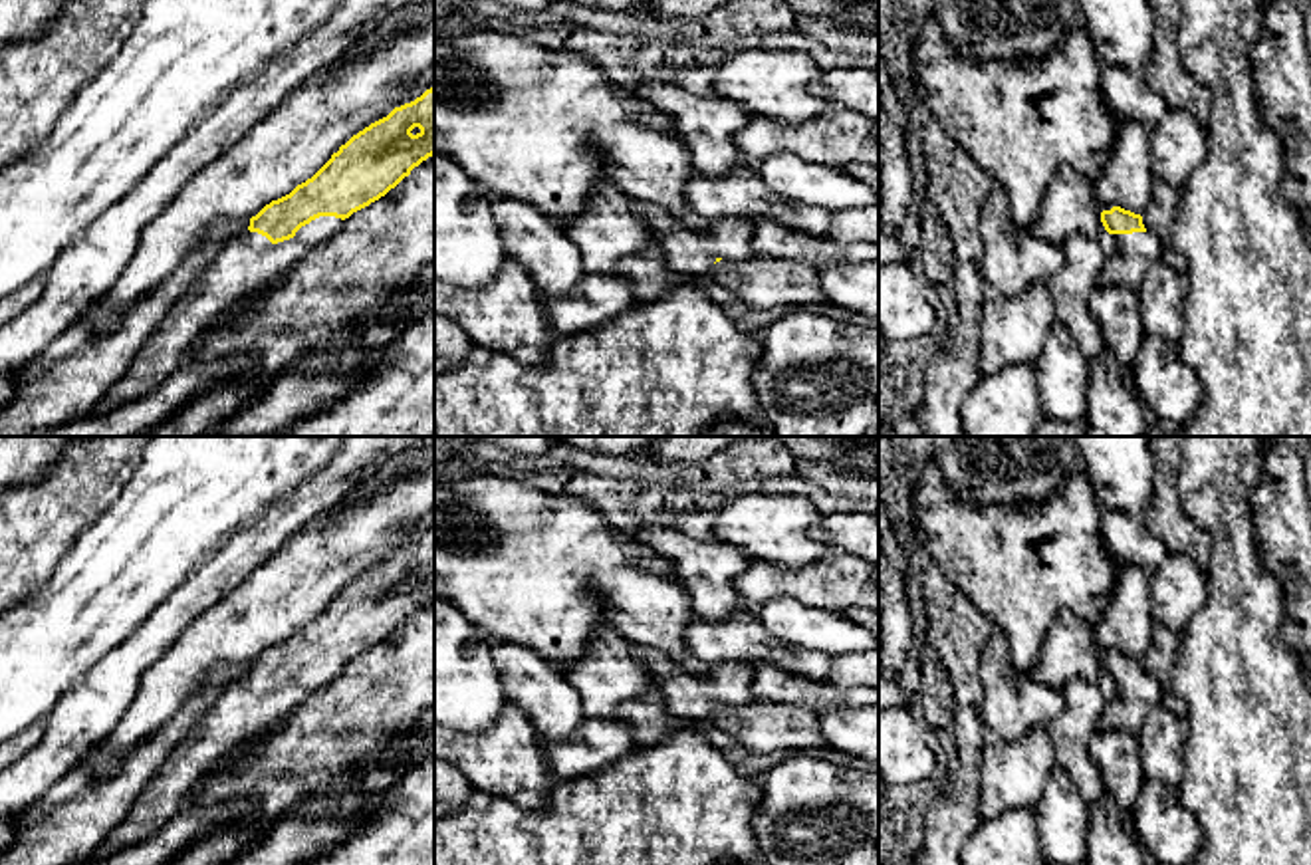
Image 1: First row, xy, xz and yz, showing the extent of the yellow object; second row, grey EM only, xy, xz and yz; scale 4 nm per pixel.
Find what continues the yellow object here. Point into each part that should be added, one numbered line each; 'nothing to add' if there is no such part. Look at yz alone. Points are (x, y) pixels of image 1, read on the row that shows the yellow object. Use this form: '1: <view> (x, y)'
1: yz (1133, 252)

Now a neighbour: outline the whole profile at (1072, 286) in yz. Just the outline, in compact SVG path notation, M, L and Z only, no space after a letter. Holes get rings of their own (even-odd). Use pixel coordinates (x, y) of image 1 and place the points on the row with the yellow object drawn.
M1077 234L1063 246L1063 252L1063 268L1045 286L1055 308L1055 321L1071 331L1091 363L1105 347L1101 321L1089 304L1101 282L1105 250L1103 242Z

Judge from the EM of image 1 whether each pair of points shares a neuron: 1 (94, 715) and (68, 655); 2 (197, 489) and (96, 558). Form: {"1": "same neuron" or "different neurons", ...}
{"1": "different neurons", "2": "same neuron"}

